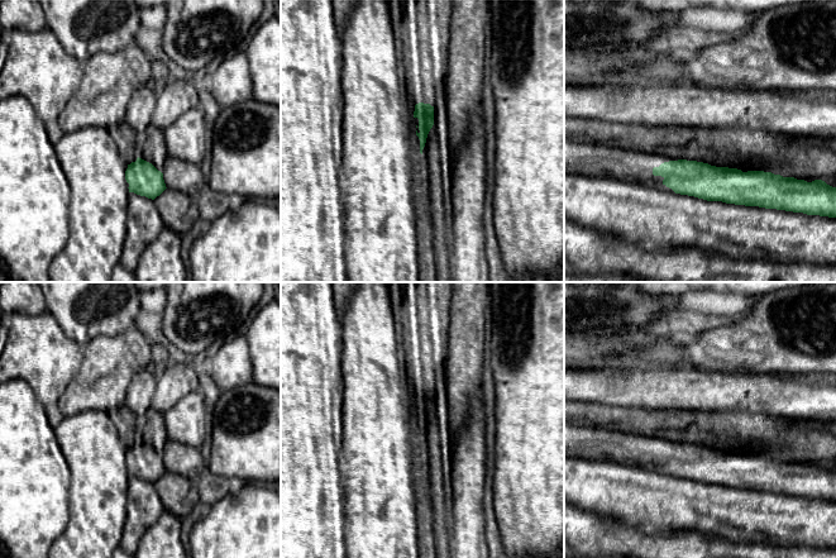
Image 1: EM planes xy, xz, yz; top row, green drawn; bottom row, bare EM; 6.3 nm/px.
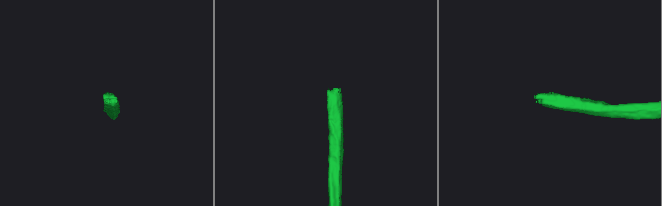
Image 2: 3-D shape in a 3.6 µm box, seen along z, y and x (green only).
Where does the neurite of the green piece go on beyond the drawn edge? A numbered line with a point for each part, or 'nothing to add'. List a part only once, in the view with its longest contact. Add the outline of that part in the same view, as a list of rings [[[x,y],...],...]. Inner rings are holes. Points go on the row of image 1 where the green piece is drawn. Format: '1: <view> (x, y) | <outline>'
1: yz (590, 160) | [[[564,139],[564,173],[618,180],[674,192],[663,183],[664,177],[653,175],[654,167],[669,161],[678,159]]]

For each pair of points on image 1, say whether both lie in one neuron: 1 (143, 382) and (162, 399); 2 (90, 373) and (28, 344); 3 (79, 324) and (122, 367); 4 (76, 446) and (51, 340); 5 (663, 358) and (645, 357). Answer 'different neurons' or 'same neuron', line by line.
1: different neurons
2: different neurons
3: different neurons
4: different neurons
5: same neuron

